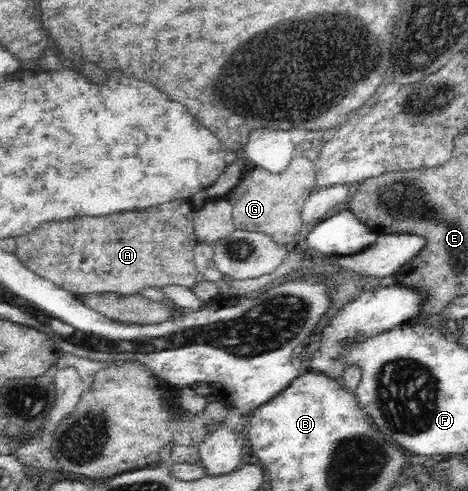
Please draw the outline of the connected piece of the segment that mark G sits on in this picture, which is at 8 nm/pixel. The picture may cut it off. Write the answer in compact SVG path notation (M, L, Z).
M296 154L287 164L287 168L280 173L272 173L260 166L252 167L252 162L244 157L243 167L241 170L241 178L237 188L233 189L231 194L225 196L232 205L233 226L247 232L258 232L266 234L271 241L275 242L278 247L289 246L296 241L297 230L299 230L299 219L302 207L306 202L306 198L310 195L311 186L315 182L315 169L313 162L309 159Z

